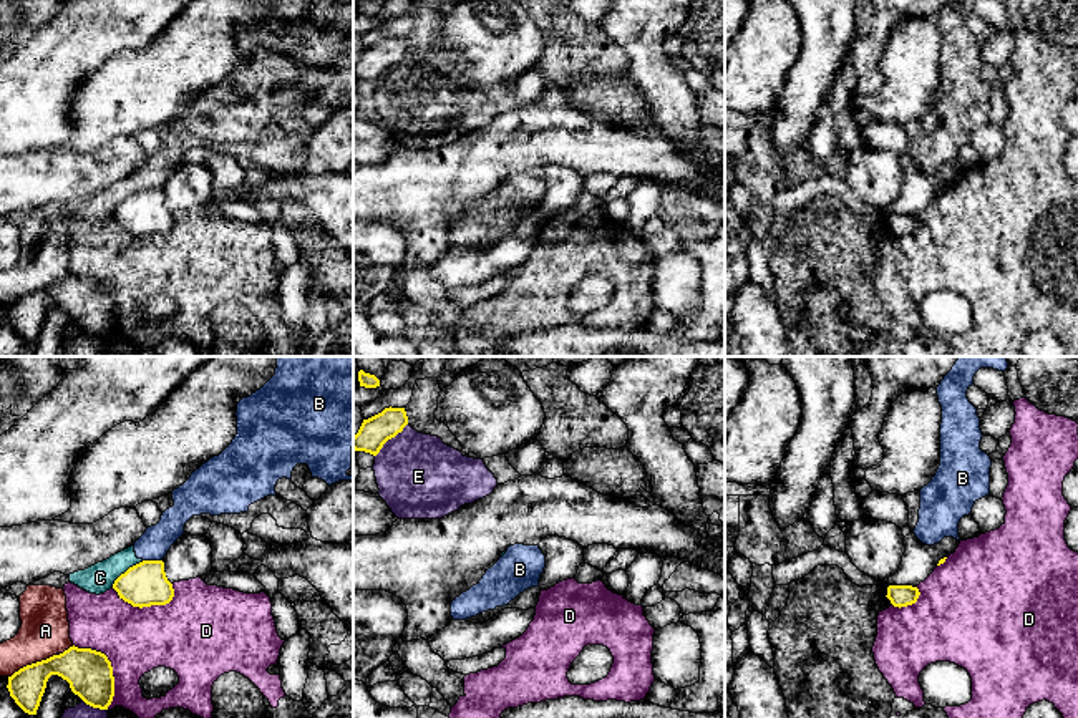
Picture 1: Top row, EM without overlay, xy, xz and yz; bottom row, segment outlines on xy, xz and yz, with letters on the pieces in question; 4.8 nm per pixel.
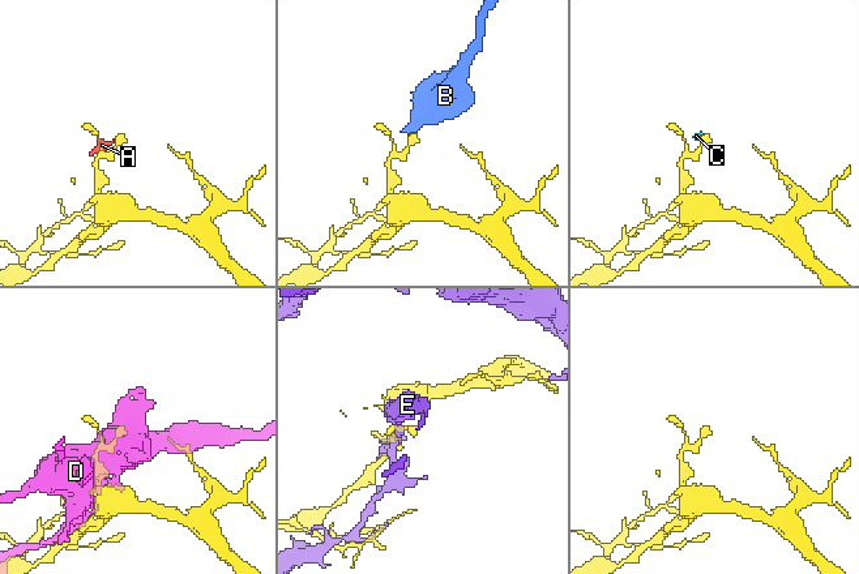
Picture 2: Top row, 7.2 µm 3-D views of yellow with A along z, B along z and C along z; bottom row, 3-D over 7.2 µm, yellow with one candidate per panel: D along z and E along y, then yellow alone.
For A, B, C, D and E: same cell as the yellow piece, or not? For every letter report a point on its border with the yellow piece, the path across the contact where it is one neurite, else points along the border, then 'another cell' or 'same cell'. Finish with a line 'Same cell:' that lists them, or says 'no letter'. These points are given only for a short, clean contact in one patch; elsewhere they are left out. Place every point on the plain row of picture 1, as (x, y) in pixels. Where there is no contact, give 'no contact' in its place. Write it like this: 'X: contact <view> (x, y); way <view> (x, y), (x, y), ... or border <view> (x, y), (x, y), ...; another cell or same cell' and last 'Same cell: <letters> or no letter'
A: contact xy (32, 292); another cell
B: contact xy (153, 189); border xy (143, 188), (161, 189); another cell
C: contact xy (126, 199); border xy (143, 189), (130, 194), (111, 216); another cell
D: contact xy (111, 295); another cell
E: contact xz (390, 67); another cell
Same cell: no letter

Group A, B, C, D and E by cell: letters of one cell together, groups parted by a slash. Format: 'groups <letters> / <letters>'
groups A B C / D / E

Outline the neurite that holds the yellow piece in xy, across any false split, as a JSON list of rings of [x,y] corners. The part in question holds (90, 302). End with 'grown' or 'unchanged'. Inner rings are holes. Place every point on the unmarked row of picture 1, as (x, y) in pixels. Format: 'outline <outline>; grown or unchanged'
outline [[[70,275],[60,284],[27,294],[8,305],[8,320],[28,343],[36,343],[46,310],[58,303],[86,333],[108,338],[114,325],[113,295],[108,285],[91,277]]]; unchanged

